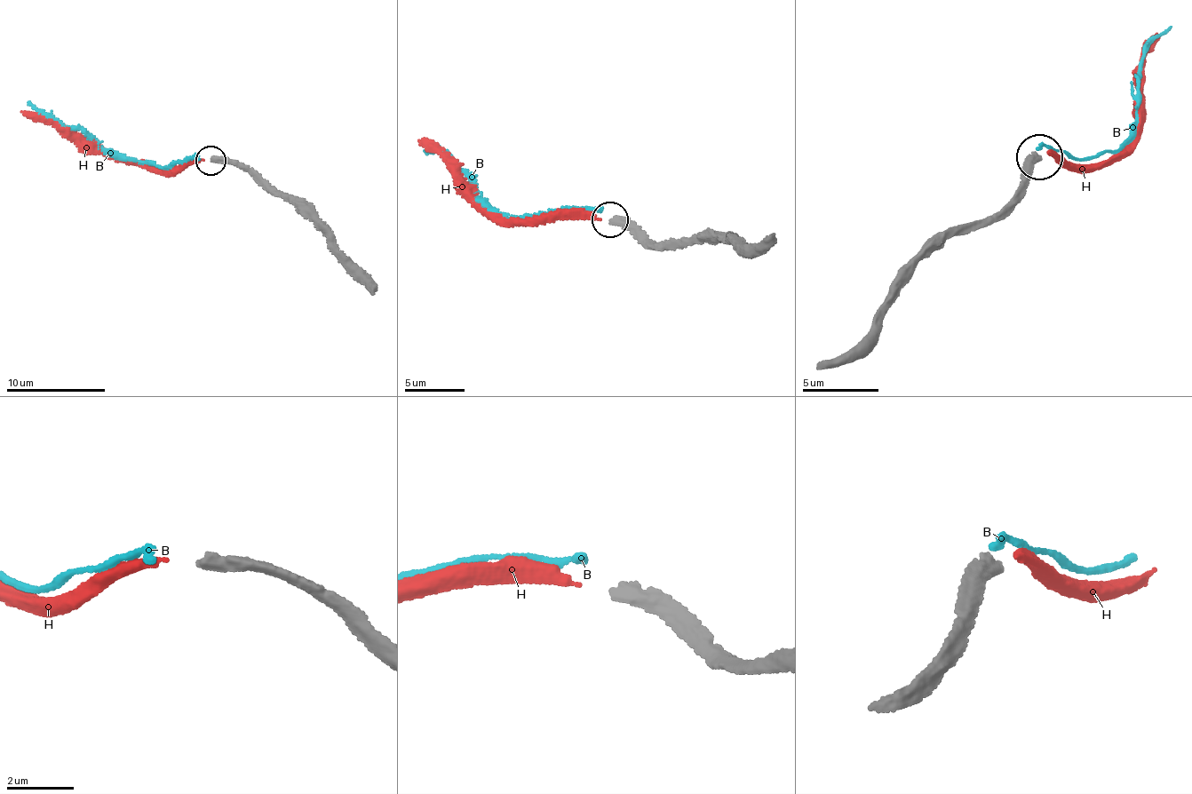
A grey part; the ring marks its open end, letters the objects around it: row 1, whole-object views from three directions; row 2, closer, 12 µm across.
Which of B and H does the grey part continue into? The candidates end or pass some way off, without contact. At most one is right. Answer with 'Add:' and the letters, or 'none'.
Add: H

